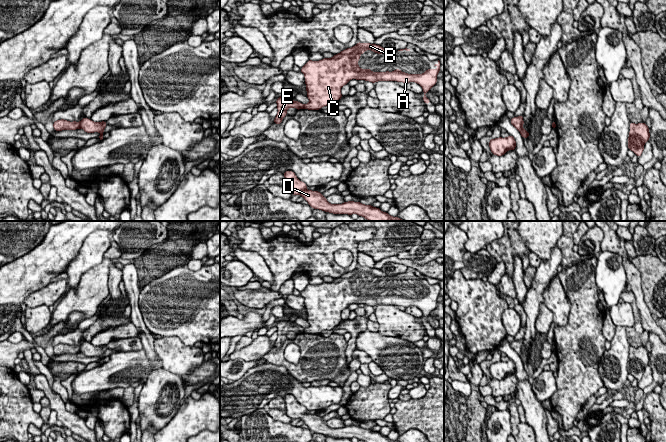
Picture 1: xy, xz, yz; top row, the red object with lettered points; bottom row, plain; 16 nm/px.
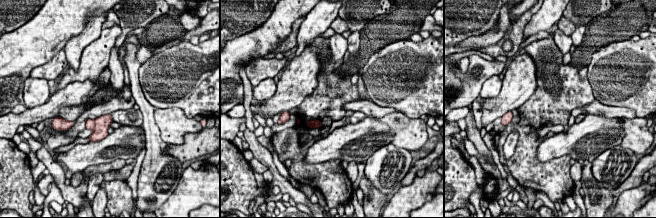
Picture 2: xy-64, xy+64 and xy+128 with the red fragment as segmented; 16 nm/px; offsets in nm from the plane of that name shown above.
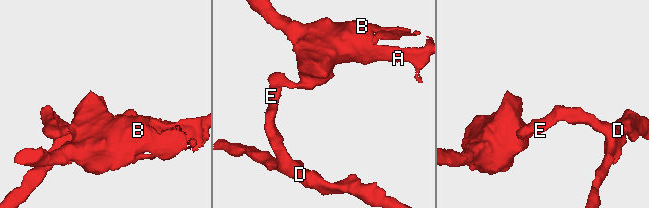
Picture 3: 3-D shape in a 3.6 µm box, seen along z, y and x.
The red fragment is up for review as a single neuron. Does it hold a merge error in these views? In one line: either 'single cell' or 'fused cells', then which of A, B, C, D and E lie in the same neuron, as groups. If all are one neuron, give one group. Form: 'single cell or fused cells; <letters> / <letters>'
fused cells; A B C / D E

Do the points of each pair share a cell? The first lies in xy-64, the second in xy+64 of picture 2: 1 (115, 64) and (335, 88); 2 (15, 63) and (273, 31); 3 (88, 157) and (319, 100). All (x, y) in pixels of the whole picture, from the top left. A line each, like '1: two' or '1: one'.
1: two
2: one
3: two

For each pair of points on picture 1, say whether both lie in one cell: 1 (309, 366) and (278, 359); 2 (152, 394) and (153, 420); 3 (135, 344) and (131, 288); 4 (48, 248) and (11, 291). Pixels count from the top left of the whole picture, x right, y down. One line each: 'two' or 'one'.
1: one
2: one
3: one
4: one

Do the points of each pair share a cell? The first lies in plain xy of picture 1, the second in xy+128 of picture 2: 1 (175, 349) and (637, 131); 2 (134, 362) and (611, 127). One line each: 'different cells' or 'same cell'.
1: same cell
2: same cell

